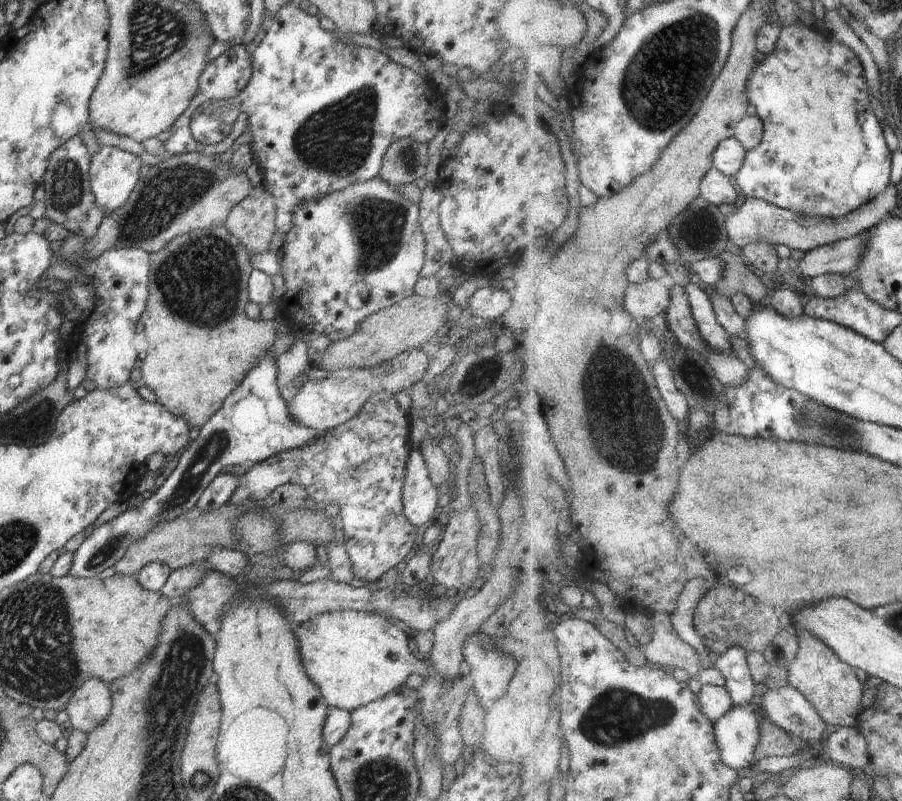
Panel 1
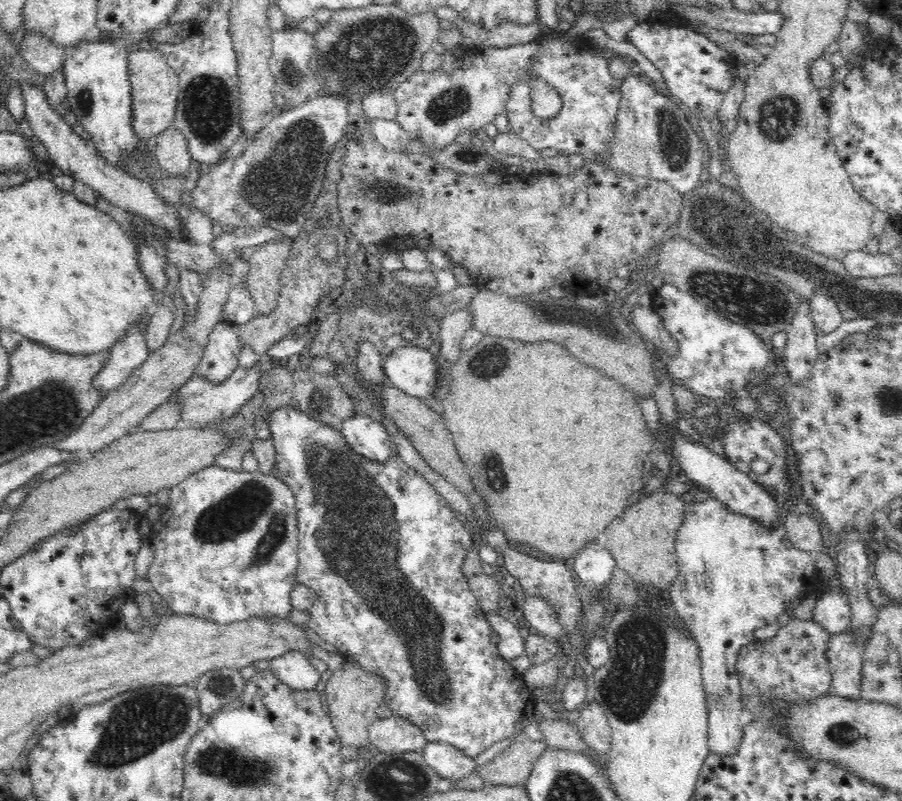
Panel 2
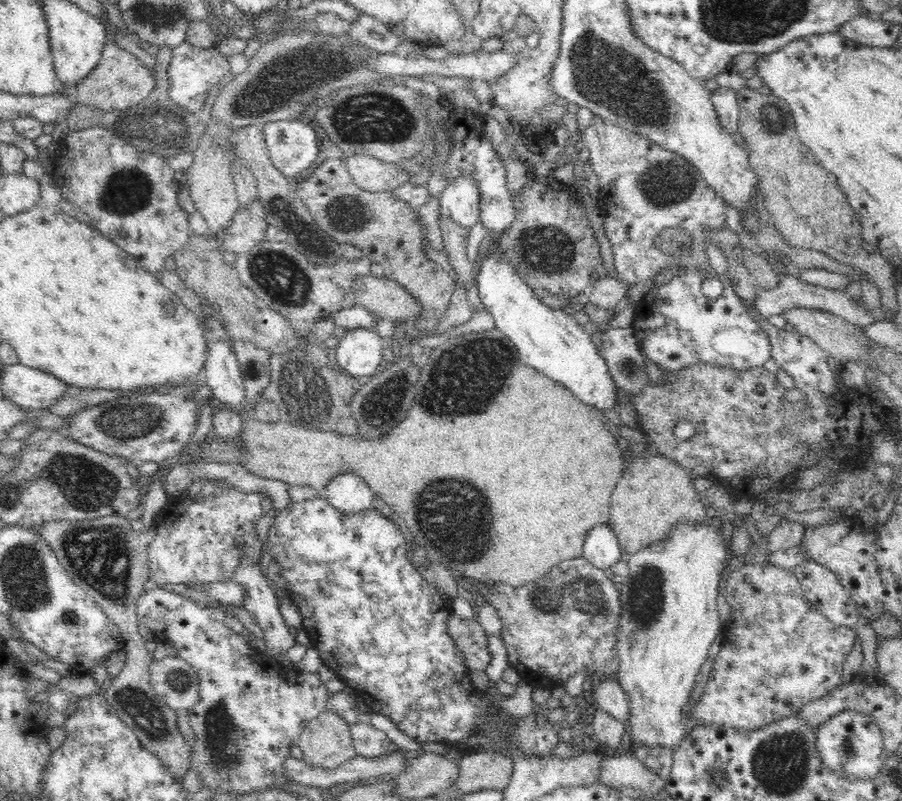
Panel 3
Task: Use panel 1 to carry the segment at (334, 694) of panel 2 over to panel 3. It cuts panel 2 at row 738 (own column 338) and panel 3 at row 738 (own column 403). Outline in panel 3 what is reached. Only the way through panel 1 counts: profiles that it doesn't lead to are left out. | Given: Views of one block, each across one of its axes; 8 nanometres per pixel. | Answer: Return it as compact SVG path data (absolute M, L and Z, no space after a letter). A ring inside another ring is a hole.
M324 711L306 726L298 740L298 746L303 752L302 761L312 767L331 769L358 757L352 740L351 729L347 721L334 711Z

